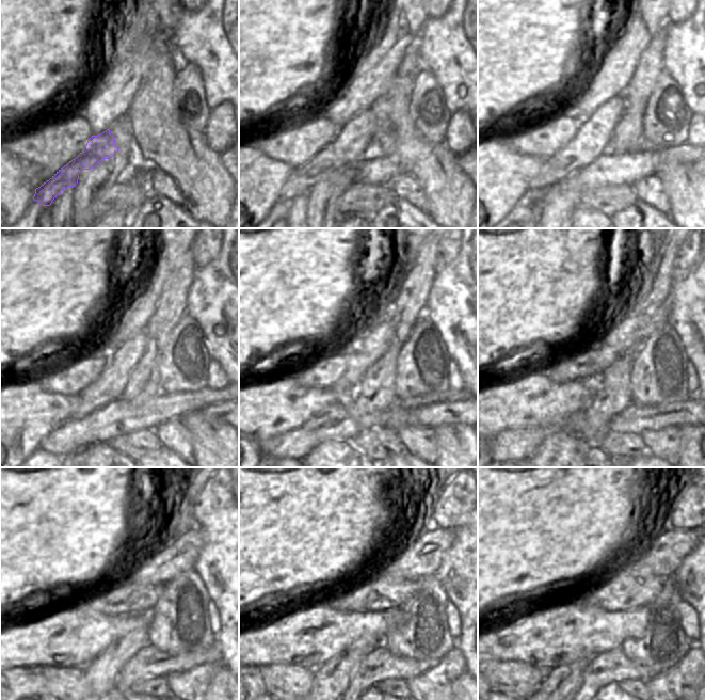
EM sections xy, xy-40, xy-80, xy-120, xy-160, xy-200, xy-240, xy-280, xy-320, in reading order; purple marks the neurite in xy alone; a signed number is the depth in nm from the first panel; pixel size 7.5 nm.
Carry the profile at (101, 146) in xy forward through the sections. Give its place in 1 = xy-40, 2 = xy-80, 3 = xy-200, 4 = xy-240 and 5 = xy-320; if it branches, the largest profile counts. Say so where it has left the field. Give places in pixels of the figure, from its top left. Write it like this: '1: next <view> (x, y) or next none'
1: next xy-40 (353, 139)
2: next xy-80 (588, 144)
3: next xy-200 (633, 330)
4: next xy-240 (180, 556)
5: next xy-320 (662, 556)

